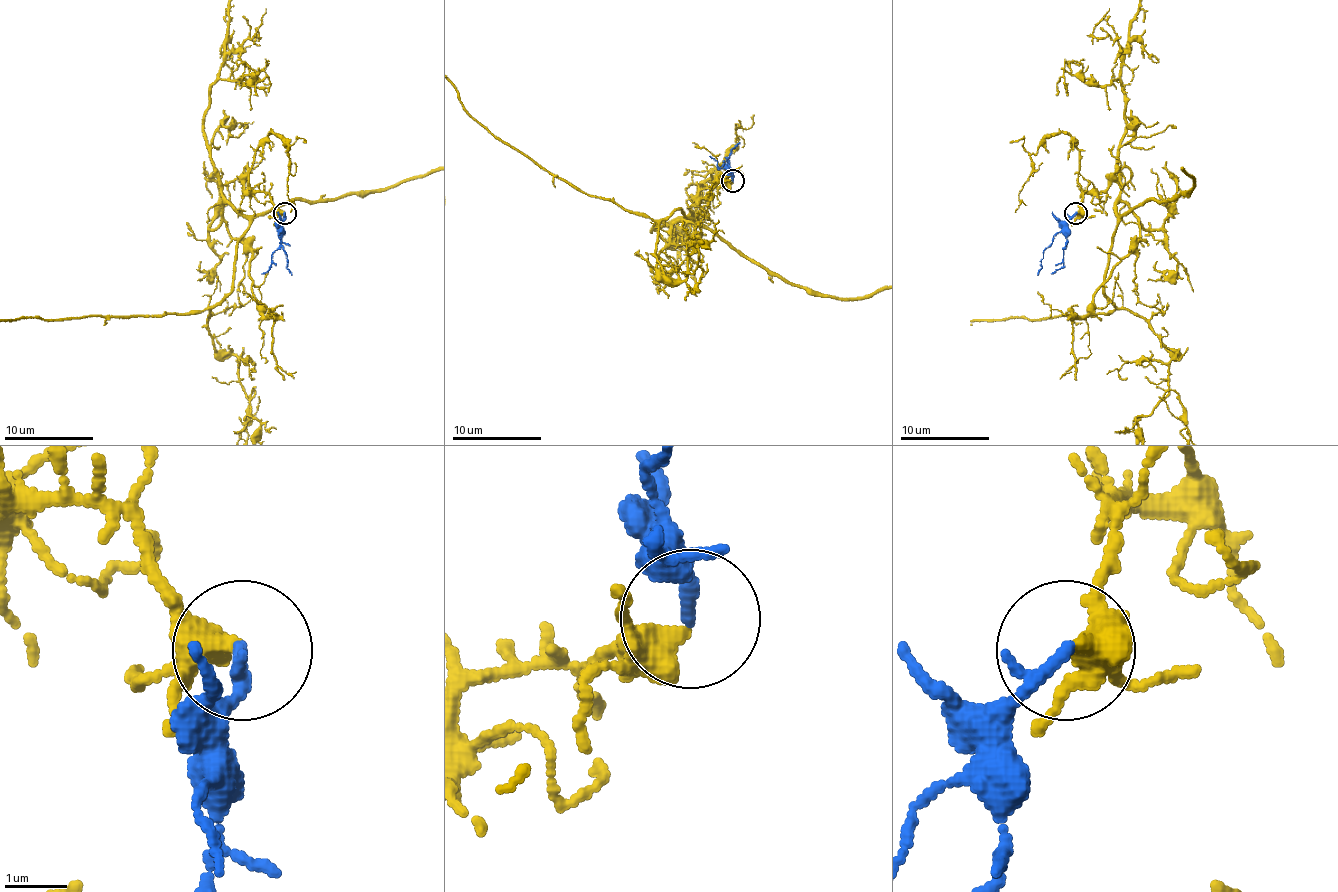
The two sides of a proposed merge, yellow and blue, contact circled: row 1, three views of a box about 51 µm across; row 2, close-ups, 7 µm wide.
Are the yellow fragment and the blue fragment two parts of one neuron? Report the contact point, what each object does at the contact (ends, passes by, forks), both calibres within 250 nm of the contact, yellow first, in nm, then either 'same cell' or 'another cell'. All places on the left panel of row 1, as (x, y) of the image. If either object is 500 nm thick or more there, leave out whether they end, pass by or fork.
place (285, 213); yellow forks; blue ends; calibres 320 and 240 nm; same cell

